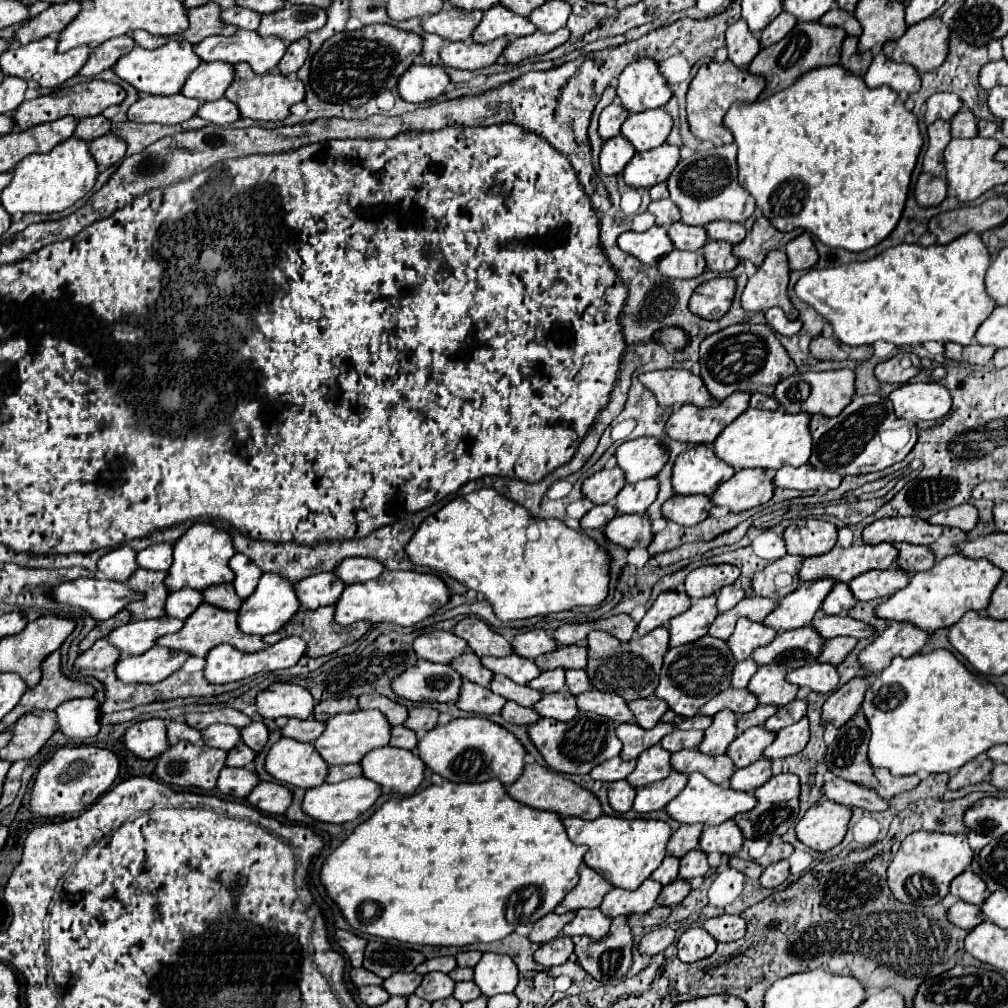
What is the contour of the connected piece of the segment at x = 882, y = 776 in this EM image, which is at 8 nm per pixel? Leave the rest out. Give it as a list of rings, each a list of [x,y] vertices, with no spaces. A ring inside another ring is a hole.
[[[874,769],[874,775],[878,779],[878,795],[884,797],[884,799],[890,799],[894,795],[900,795],[904,791],[910,791],[914,789],[918,783],[920,783],[920,777],[918,775],[908,775],[908,777],[892,777],[890,771],[886,769]]]

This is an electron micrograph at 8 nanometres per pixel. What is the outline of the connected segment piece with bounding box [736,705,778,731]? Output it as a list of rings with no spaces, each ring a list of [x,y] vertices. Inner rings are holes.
[[[758,705],[754,711],[744,713],[744,715],[740,717],[738,723],[736,723],[736,727],[738,727],[738,731],[744,731],[744,729],[750,729],[750,727],[762,725],[762,723],[764,723],[768,717],[772,717],[776,711],[778,711],[778,707],[772,707],[772,705]]]

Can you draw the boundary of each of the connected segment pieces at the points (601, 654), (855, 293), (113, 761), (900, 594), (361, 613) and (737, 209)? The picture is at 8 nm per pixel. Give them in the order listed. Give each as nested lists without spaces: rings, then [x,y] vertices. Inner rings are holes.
[[[656,627],[644,637],[638,637],[628,643],[620,643],[604,631],[592,631],[586,639],[588,647],[588,665],[586,673],[592,683],[592,689],[604,693],[616,693],[624,701],[636,701],[650,697],[656,689],[658,675],[662,669],[662,659],[668,651],[668,629]]]
[[[966,233],[948,245],[922,247],[918,243],[902,243],[862,263],[810,269],[798,279],[794,291],[804,303],[812,305],[832,323],[834,335],[846,345],[872,345],[878,339],[890,341],[898,347],[922,345],[926,341],[970,345],[976,329],[996,307],[994,299],[990,299],[984,289],[984,275],[990,263],[992,257],[988,255],[980,235]]]
[[[96,745],[60,747],[52,755],[52,759],[38,769],[28,809],[34,817],[42,819],[54,819],[66,813],[80,813],[110,789],[110,785],[118,775],[118,769],[120,761],[108,749],[98,749]]]
[[[950,555],[938,561],[930,571],[914,575],[910,583],[882,601],[876,607],[876,617],[886,621],[906,621],[922,631],[948,629],[966,611],[982,611],[988,607],[990,595],[1004,573],[988,559],[968,559],[964,555]]]
[[[384,571],[378,579],[366,583],[346,585],[342,597],[336,603],[336,623],[352,625],[356,621],[372,623],[394,623],[402,627],[414,627],[426,617],[434,615],[440,607],[450,601],[450,589],[434,573],[418,571]]]
[[[724,145],[724,147],[712,147],[704,151],[696,151],[686,159],[680,159],[676,169],[666,181],[670,199],[680,207],[682,211],[682,223],[686,225],[708,225],[718,219],[726,221],[740,221],[744,223],[752,211],[756,209],[756,203],[744,187],[738,183],[738,165],[736,165],[736,145]]]

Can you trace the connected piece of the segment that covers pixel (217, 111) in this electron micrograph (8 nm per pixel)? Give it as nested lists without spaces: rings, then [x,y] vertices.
[[[218,99],[218,101],[208,101],[208,103],[202,103],[198,113],[198,117],[214,123],[214,125],[230,125],[234,121],[240,119],[240,113],[238,113],[238,107],[232,105],[228,99]]]

